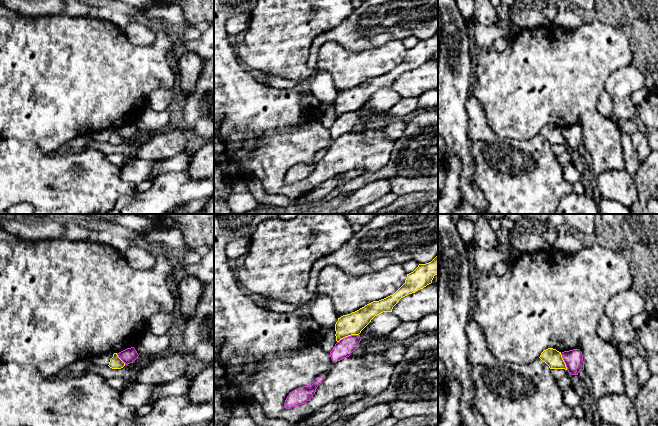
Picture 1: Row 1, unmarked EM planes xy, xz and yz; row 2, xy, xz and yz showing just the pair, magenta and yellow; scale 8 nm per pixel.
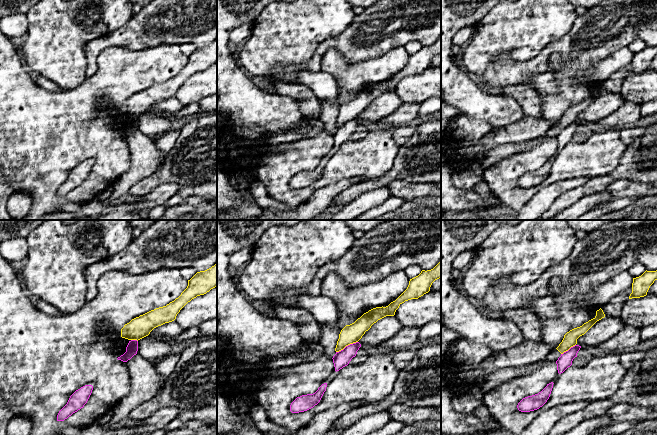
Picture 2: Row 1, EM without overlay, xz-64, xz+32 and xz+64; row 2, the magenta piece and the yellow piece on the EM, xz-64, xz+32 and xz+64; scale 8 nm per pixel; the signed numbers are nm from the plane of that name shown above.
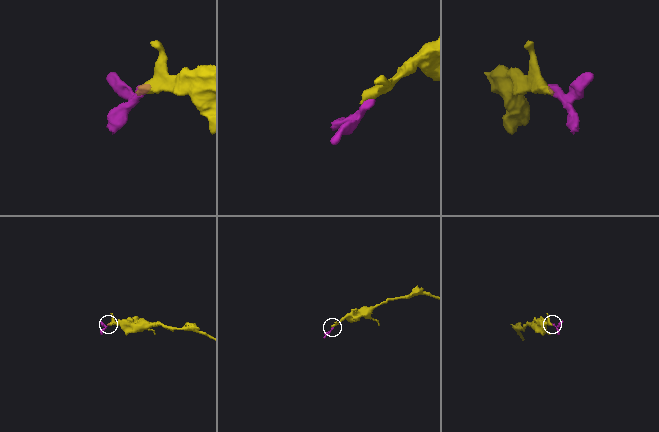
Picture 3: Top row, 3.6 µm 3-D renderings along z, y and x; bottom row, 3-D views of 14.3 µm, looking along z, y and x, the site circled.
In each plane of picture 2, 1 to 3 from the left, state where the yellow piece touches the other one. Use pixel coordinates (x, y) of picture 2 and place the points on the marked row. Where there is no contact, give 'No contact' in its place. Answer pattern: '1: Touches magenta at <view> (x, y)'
1: Touches magenta at xz-64 (134, 340)
2: Touches magenta at xz+32 (346, 346)
3: Touches magenta at xz+64 (569, 349)

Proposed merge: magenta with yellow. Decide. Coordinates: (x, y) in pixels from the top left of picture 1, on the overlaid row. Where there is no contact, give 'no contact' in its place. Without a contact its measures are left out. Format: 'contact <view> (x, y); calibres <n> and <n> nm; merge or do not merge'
contact xz (348, 336); calibres 140 and 180 nm; do not merge

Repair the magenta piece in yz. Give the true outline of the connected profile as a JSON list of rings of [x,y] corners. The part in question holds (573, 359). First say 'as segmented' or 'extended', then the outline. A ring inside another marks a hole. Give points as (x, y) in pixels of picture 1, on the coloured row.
as segmented | [[[579,349],[564,351],[561,355],[569,374],[578,375],[580,370],[584,370],[583,355]]]

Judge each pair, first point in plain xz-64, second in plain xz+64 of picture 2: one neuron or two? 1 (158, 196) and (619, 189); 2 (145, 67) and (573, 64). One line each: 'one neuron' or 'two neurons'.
1: two neurons
2: two neurons

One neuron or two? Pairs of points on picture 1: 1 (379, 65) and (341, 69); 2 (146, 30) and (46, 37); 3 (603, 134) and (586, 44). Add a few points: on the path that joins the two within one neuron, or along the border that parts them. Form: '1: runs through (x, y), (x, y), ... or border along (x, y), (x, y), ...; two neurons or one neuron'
1: runs through (370, 65), (350, 69); one neuron
2: border along (122, 30), (132, 43), (143, 46); two neurons
3: runs through (586, 112), (586, 66); one neuron

